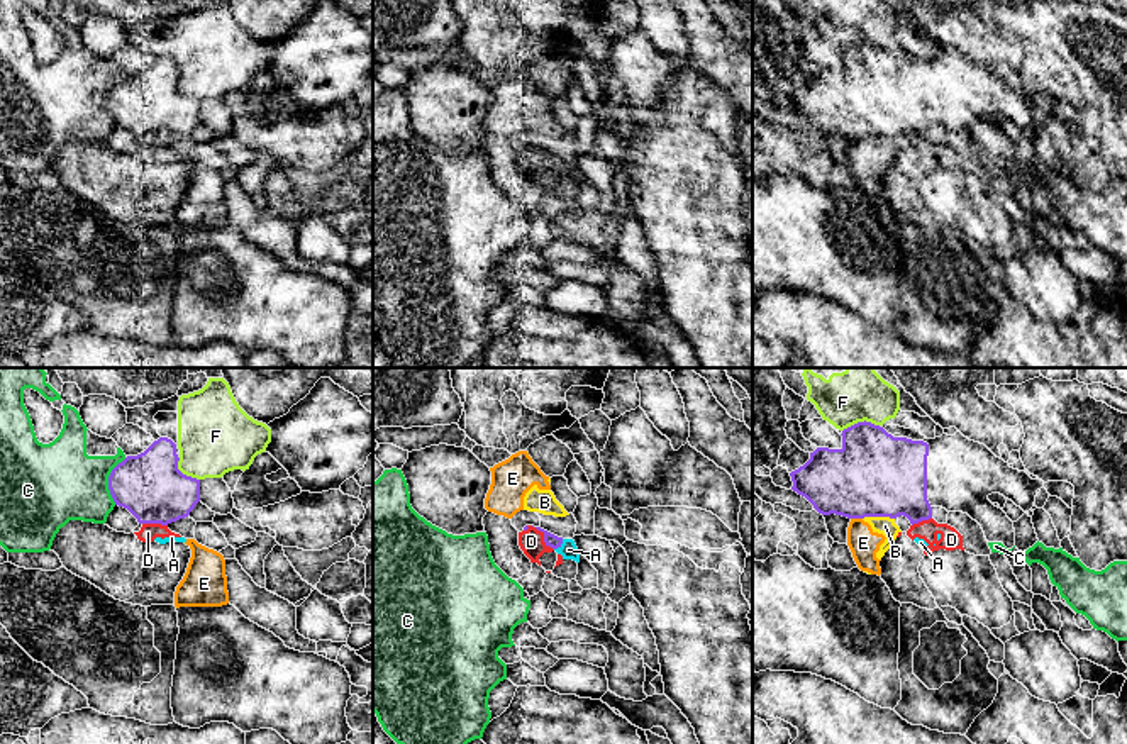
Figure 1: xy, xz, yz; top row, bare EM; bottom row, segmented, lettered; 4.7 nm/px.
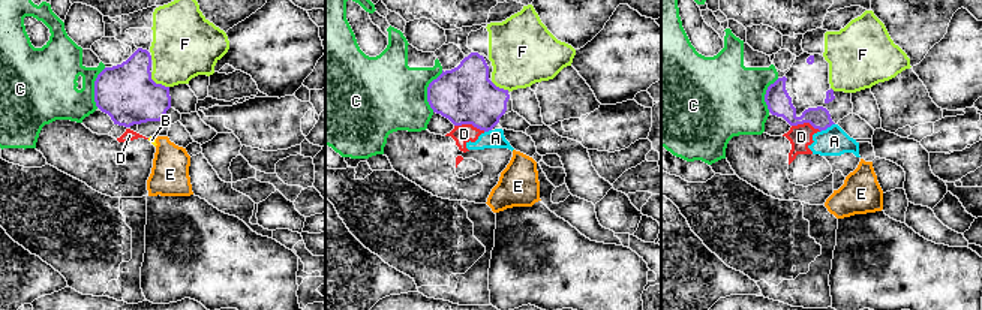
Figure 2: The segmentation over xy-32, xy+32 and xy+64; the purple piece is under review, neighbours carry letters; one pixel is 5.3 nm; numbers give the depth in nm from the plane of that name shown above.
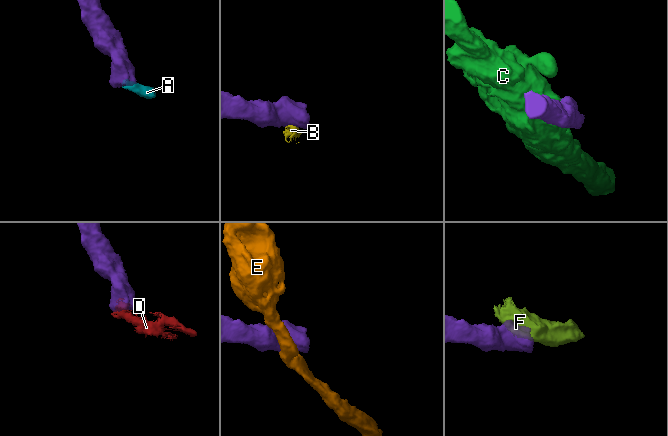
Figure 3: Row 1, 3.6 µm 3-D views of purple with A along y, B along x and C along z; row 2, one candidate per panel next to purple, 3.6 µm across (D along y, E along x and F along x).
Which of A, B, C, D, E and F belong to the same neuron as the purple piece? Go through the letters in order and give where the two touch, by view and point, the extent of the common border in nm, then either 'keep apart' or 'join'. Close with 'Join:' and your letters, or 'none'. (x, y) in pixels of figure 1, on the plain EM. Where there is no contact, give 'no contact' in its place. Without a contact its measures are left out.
A: meets purple in xz at (560, 165); contact 70 nm long; keep apart
B: meets purple in yz at (878, 136); contact 150 nm long; keep apart
C: meets purple in xy at (109, 100); contact 240 nm long; keep apart
D: meets purple in xz at (544, 155); contact 180 nm long; keep apart
E: meets purple in yz at (856, 138); contact 60 nm long; keep apart
F: meets purple in yz at (860, 43); contact 180 nm long; keep apart
Join: none

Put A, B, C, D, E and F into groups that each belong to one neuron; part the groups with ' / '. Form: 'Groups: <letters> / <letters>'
Groups: A D / B E / C / F

